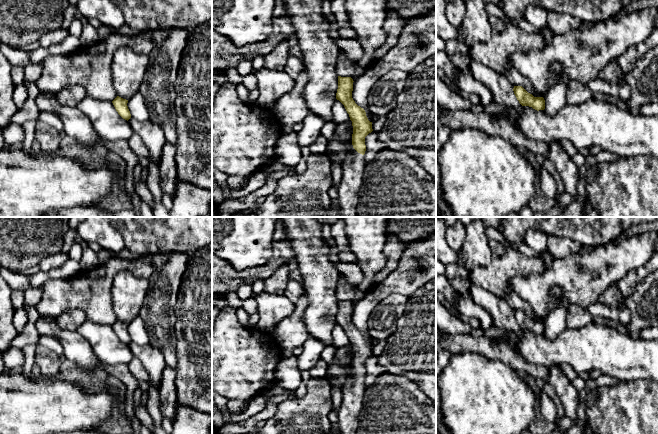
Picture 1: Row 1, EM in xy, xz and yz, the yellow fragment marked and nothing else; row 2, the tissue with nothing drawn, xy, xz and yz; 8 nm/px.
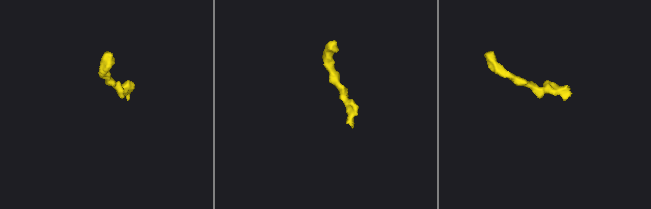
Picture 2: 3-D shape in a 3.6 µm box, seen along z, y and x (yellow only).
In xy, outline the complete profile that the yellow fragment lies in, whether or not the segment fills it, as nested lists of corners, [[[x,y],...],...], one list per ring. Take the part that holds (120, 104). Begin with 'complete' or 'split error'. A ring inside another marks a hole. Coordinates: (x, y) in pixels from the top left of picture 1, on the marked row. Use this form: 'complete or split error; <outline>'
complete; [[[117,96],[113,101],[112,101],[116,111],[118,114],[125,120],[129,120],[131,118],[130,111],[128,109],[127,103],[128,100],[123,99],[119,96]]]

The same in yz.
complete; [[[514,86],[513,91],[522,106],[529,106],[537,111],[545,109],[545,100],[543,97],[534,97],[522,86]]]

